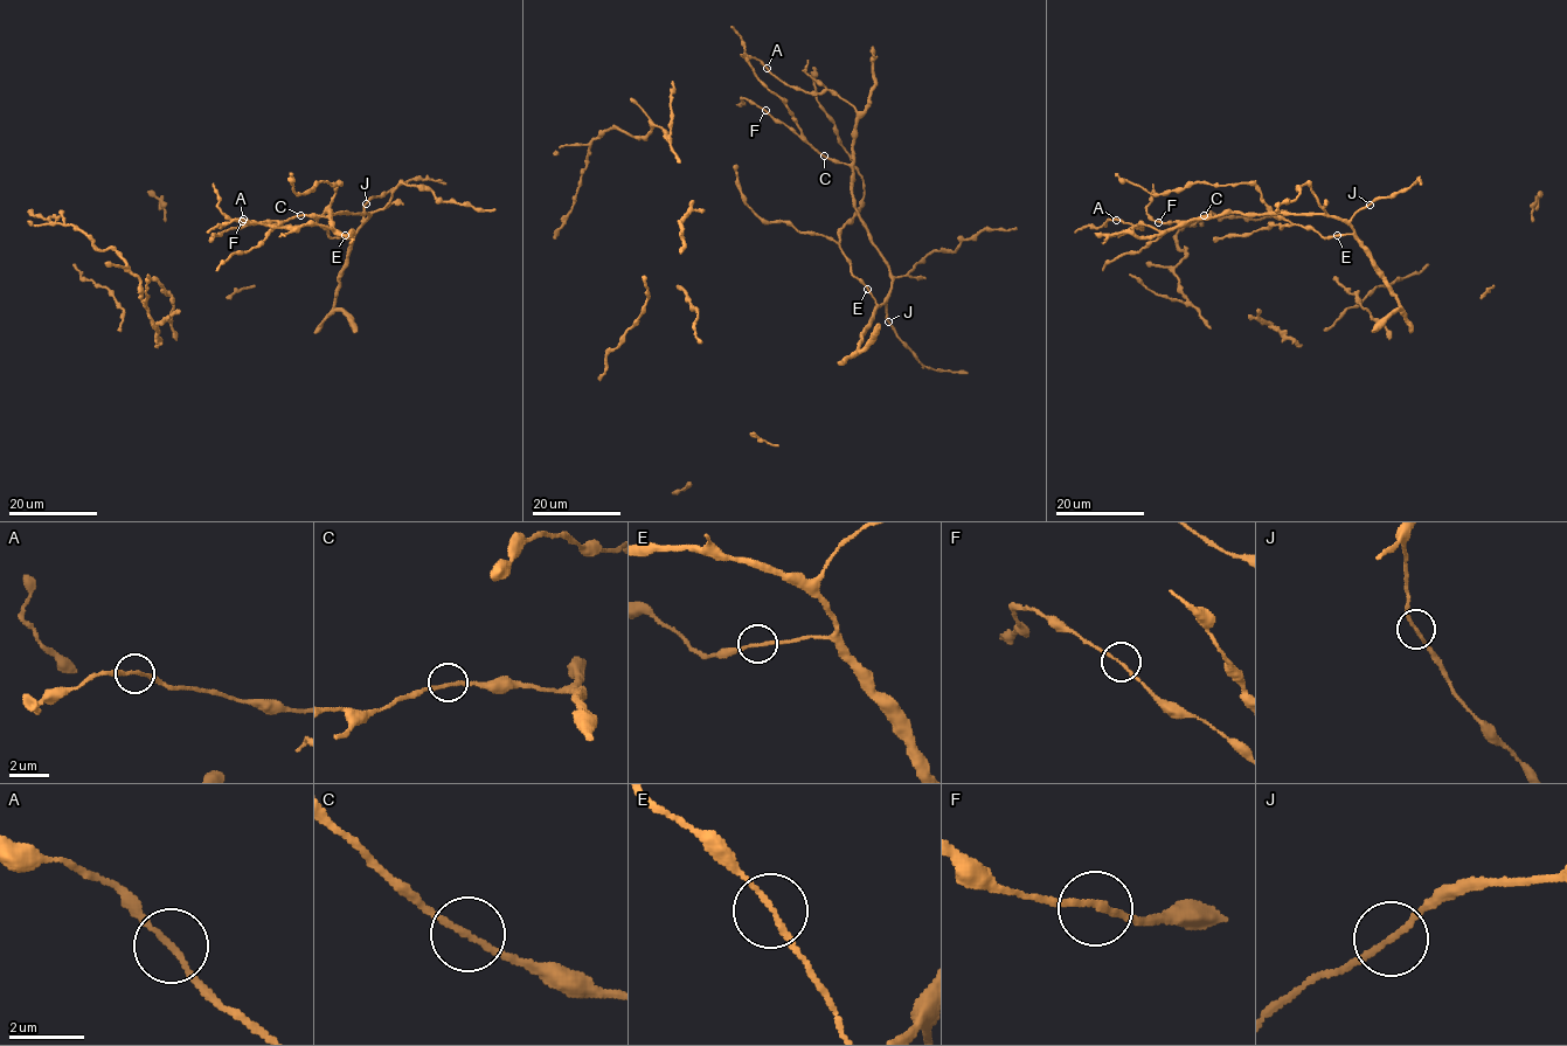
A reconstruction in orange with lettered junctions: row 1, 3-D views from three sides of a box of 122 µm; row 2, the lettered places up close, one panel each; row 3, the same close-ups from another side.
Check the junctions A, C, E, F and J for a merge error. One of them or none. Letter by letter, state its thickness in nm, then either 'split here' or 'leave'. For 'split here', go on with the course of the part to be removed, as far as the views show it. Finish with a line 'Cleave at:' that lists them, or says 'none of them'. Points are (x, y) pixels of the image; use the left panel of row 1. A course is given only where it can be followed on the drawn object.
A: 150 nm | leave
C: 170 nm | leave
E: 140 nm | leave
F: 160 nm | leave
J: 150 nm | leave
Cleave at: none of them

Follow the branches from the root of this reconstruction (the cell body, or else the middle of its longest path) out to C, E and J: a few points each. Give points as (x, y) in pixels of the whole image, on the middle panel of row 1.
C: (883, 300), (891, 290), (889, 268), (854, 206), (852, 168), (824, 156)
E: (883, 300), (879, 305), (867, 289)
J: (883, 300), (888, 321)

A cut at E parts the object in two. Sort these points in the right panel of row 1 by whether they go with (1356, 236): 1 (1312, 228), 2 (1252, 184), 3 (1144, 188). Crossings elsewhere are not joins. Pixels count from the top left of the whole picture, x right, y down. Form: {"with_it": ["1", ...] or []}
{"with_it": []}

